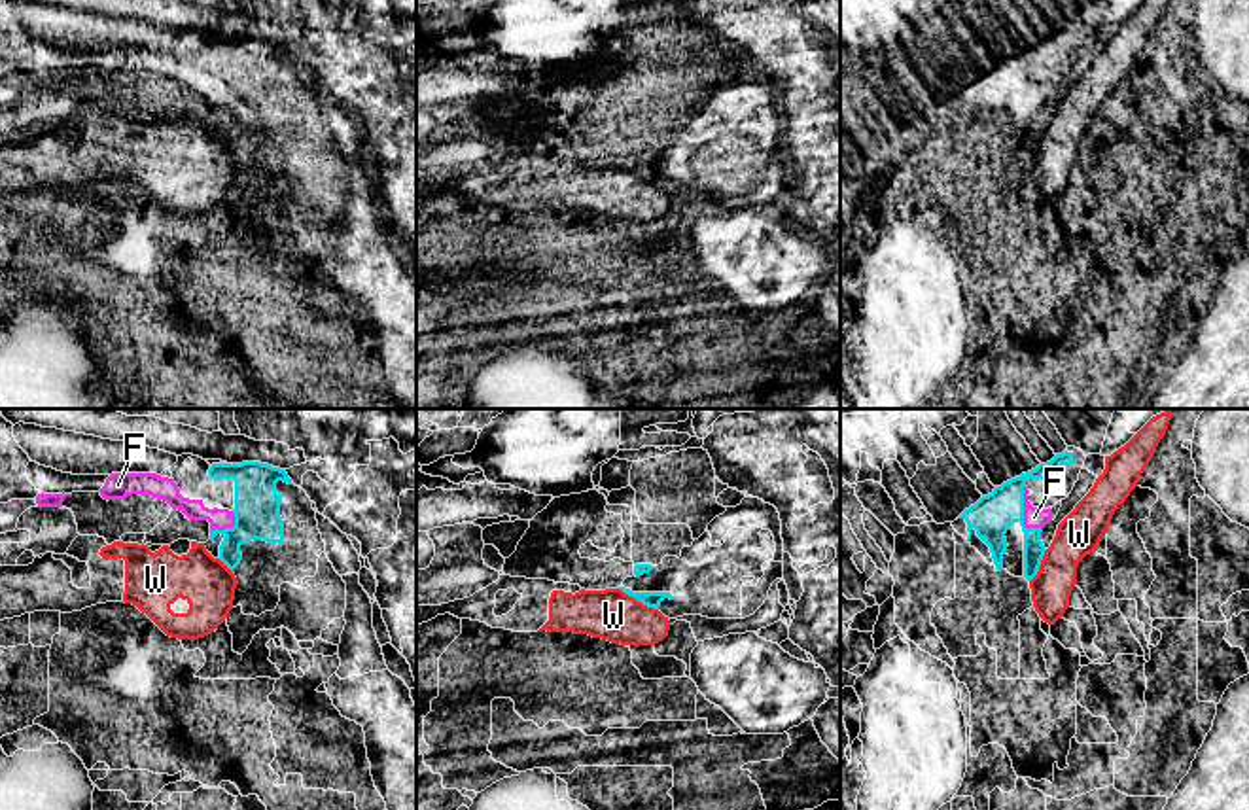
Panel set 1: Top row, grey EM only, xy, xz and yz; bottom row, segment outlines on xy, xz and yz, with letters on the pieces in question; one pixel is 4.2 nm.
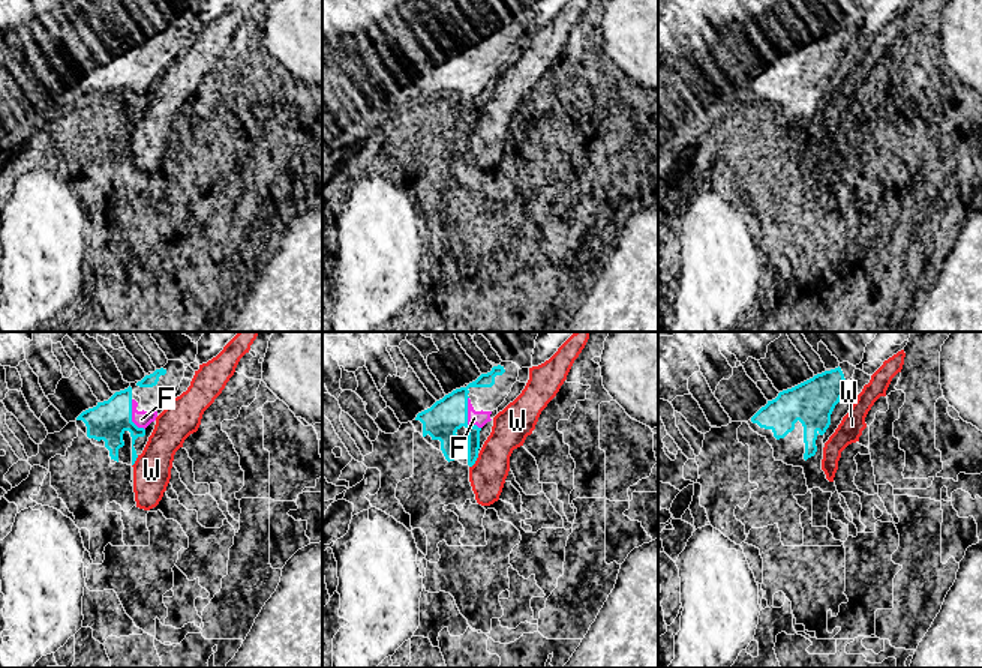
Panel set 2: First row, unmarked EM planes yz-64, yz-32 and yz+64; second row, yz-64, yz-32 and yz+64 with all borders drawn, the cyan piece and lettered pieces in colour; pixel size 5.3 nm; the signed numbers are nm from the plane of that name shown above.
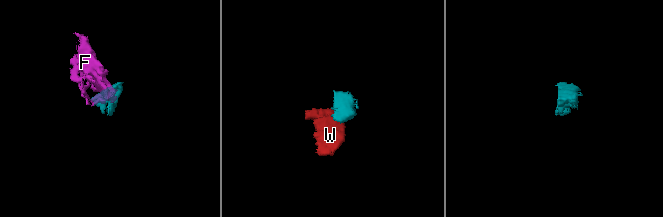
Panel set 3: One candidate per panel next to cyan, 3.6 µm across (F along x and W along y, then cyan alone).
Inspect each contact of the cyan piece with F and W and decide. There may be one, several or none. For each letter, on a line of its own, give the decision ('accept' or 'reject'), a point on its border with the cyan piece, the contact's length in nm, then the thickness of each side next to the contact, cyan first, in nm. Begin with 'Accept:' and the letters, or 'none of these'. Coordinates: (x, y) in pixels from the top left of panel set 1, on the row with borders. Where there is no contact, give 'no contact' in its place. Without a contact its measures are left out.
Accept: F
F: accept | yz (1022, 513) | 220 nm | 170/90 nm
W: reject | xz (638, 600) | 190 nm | 70/220 nm

